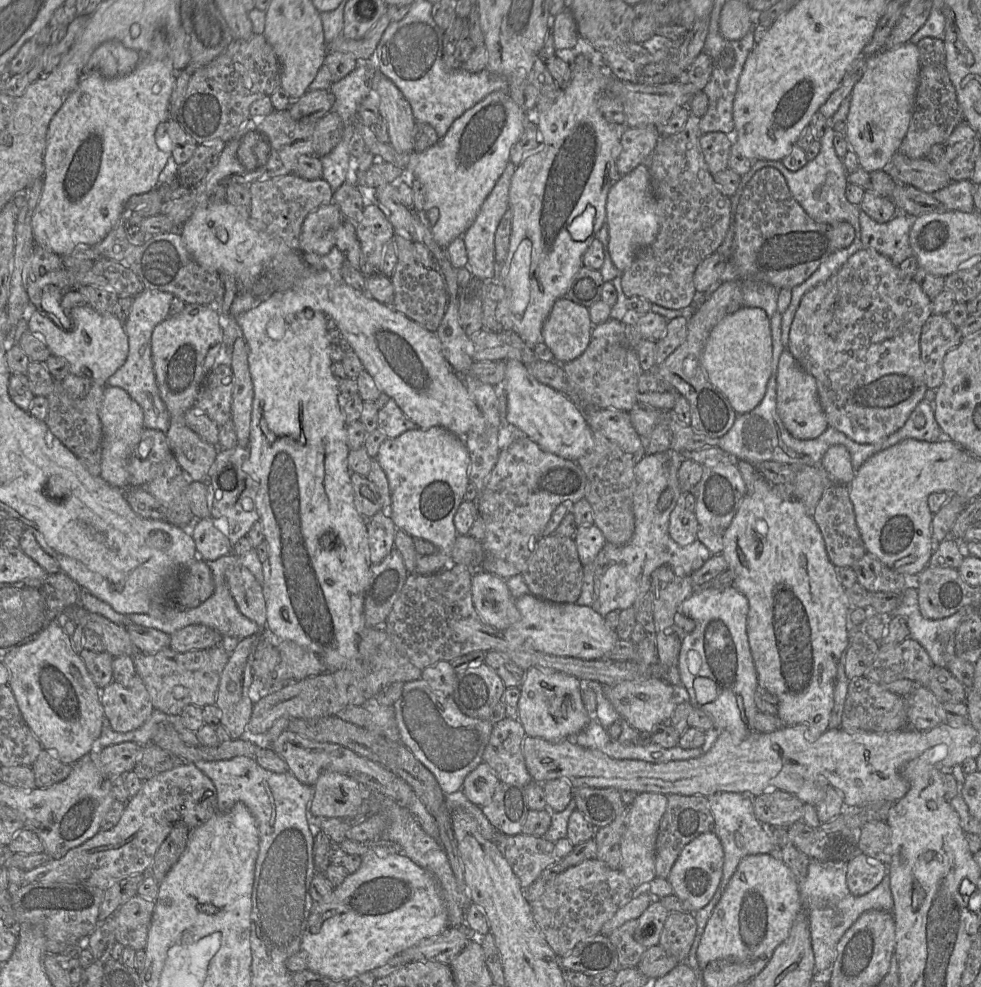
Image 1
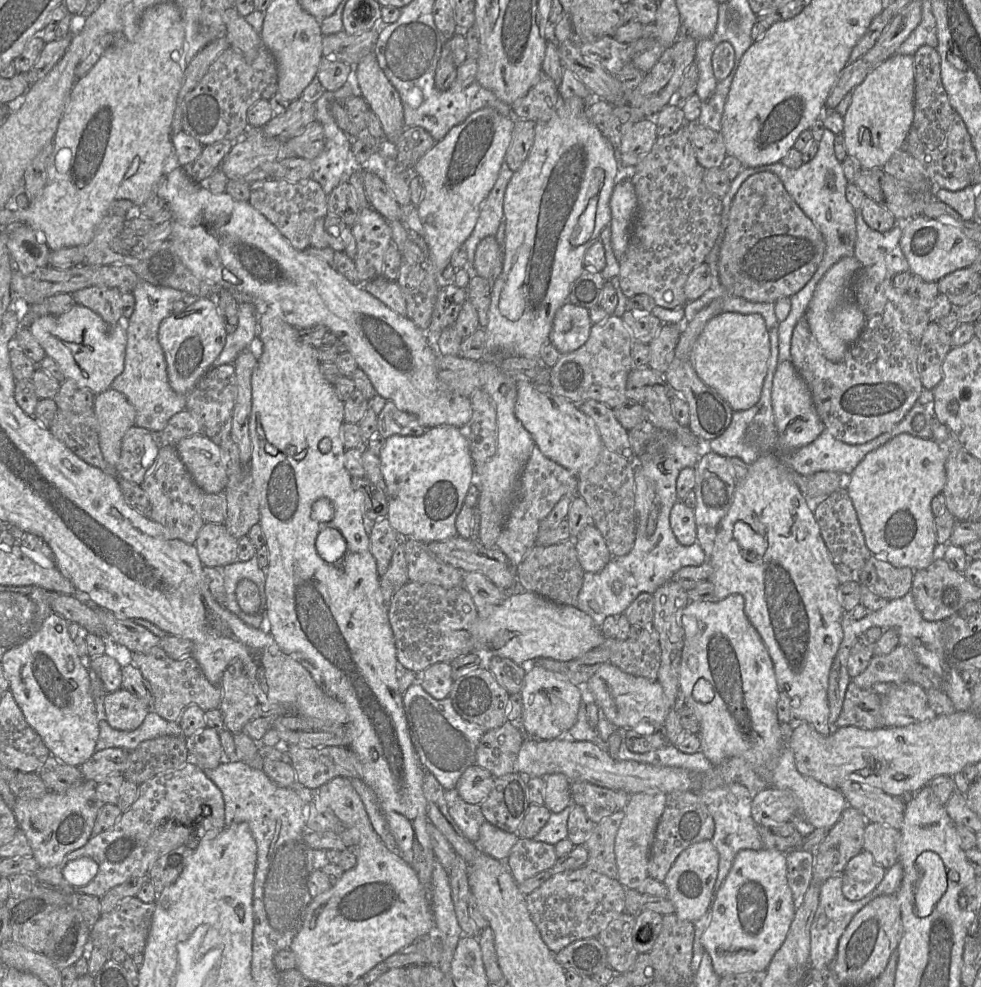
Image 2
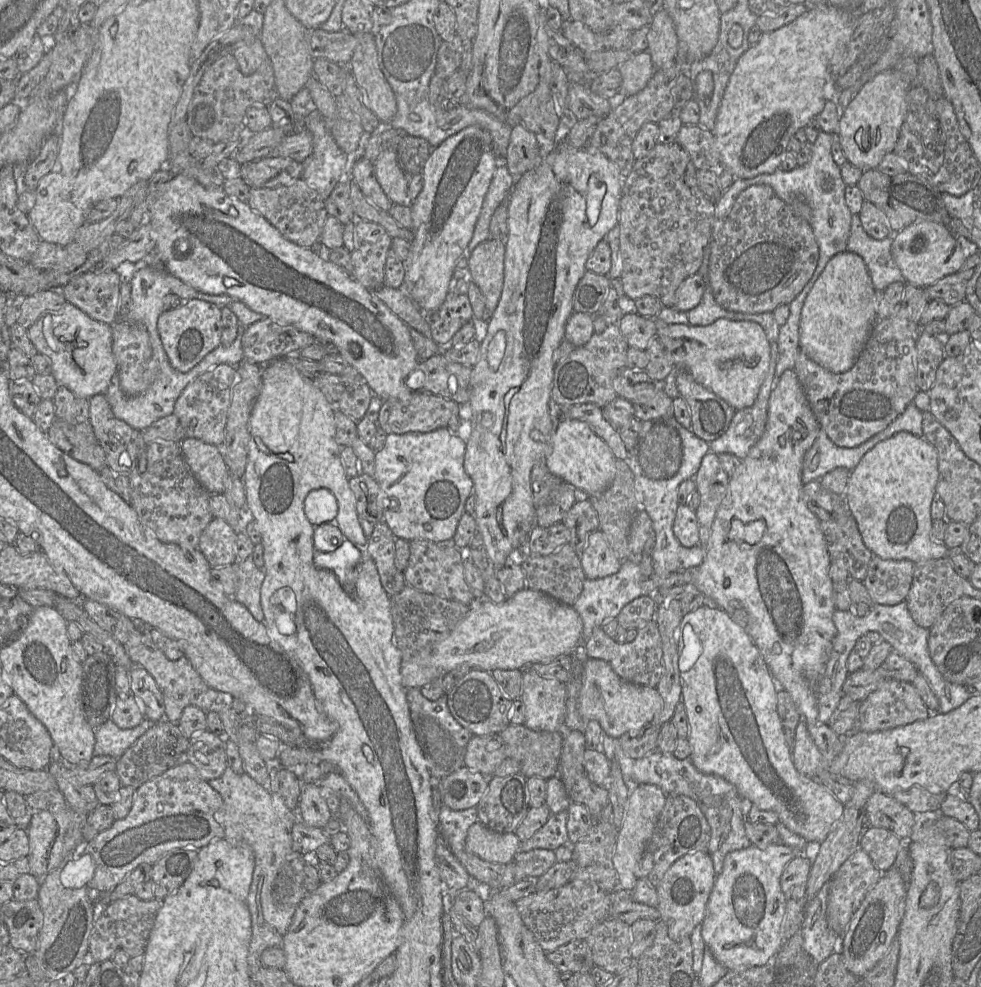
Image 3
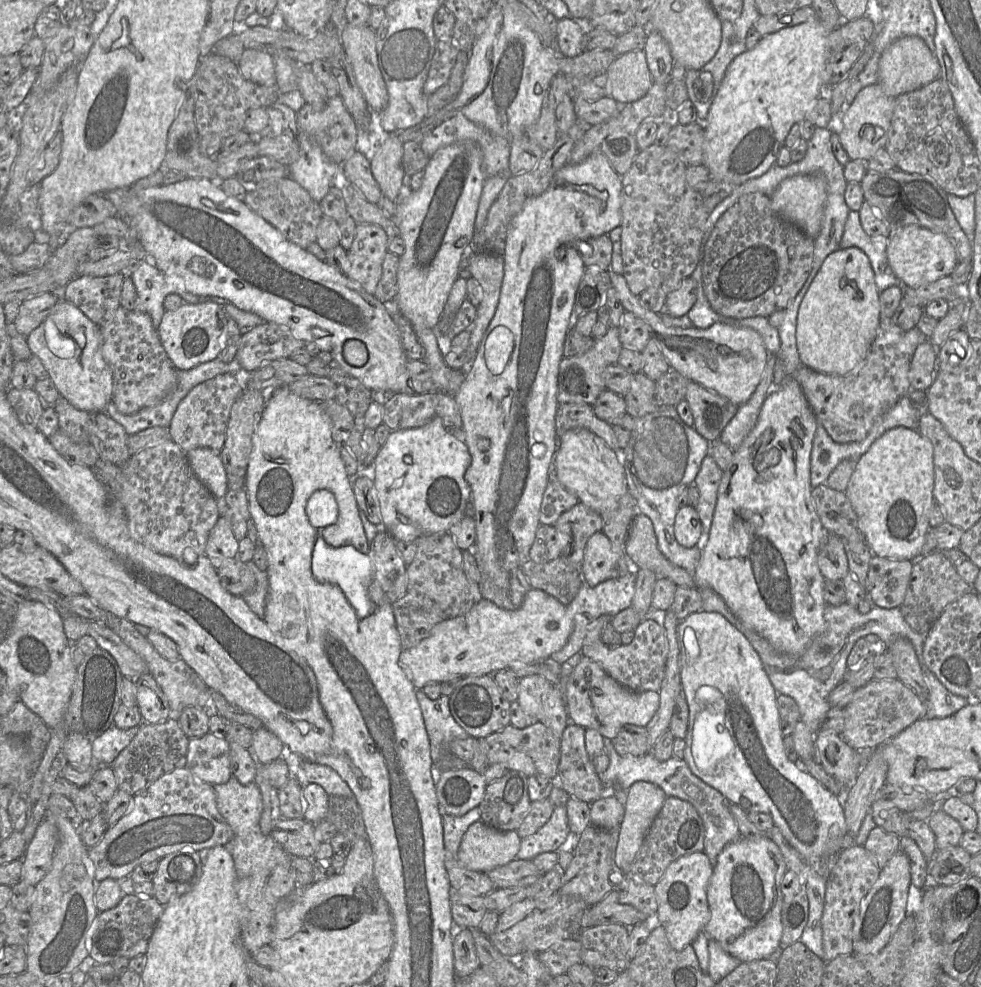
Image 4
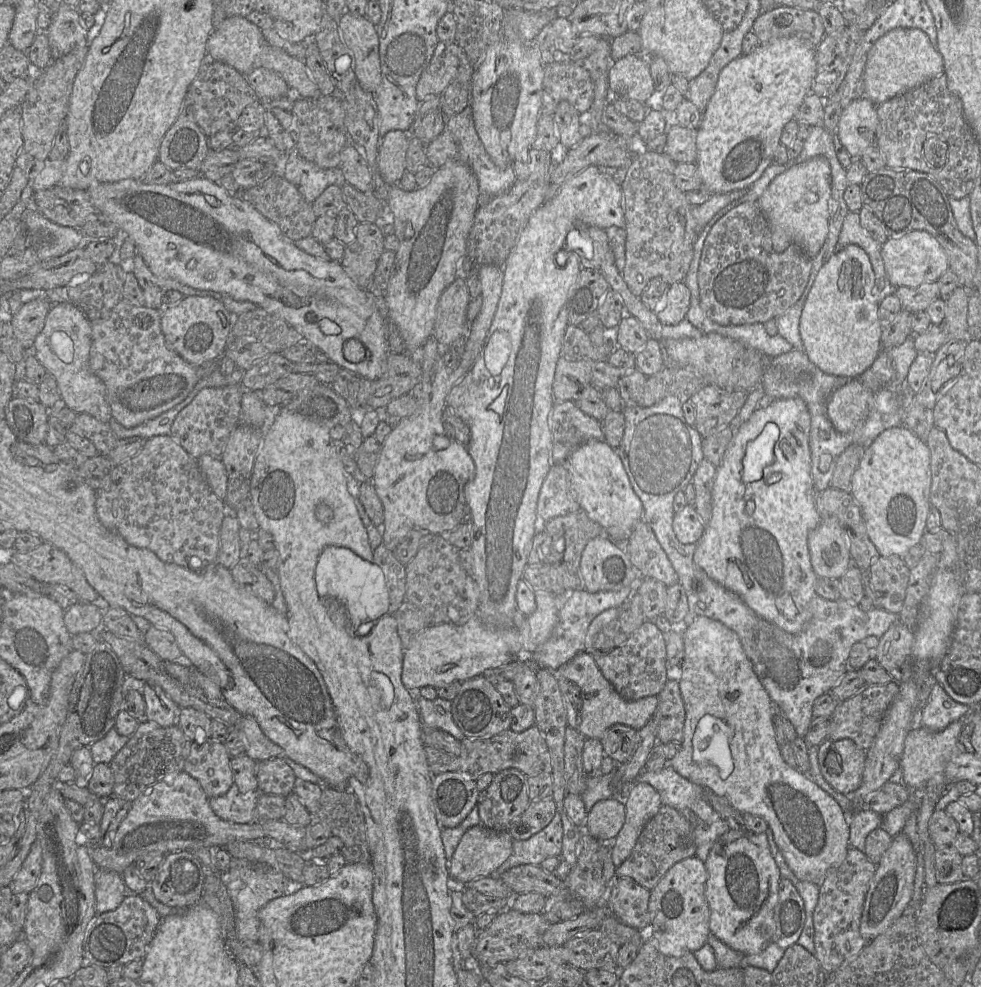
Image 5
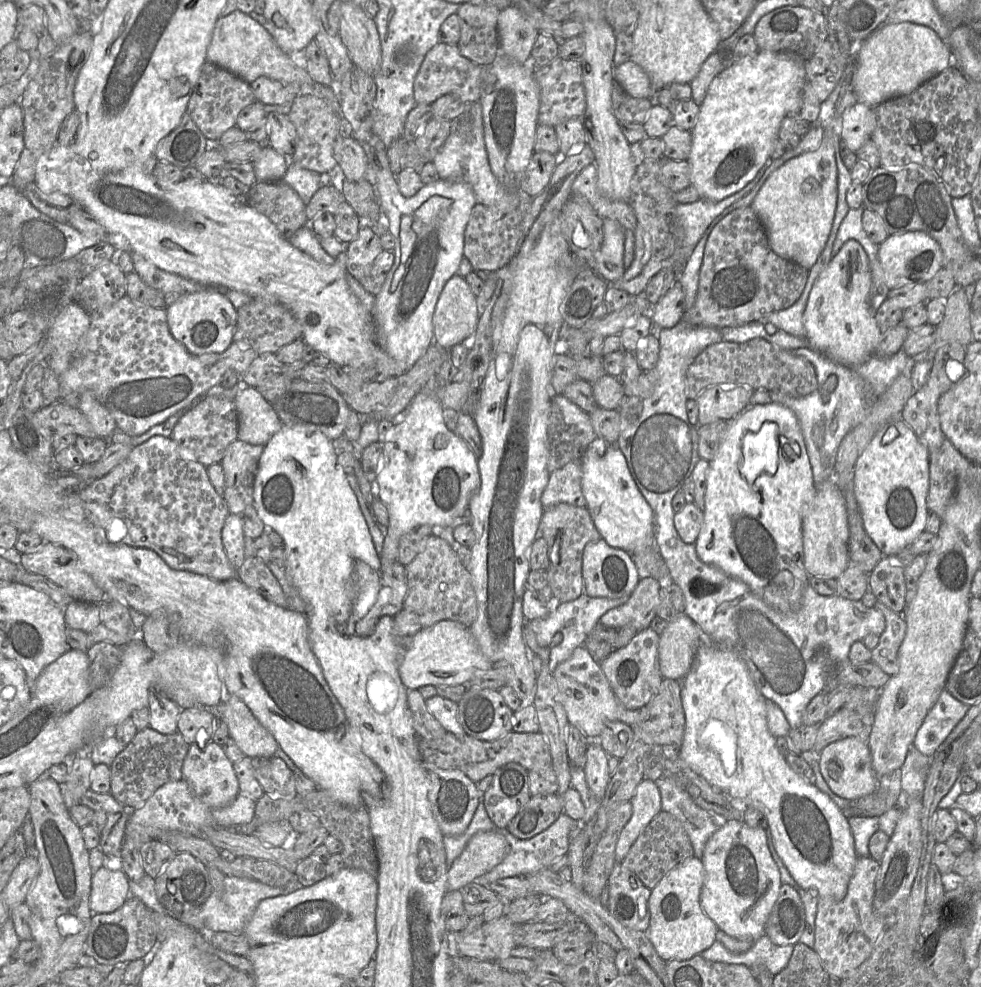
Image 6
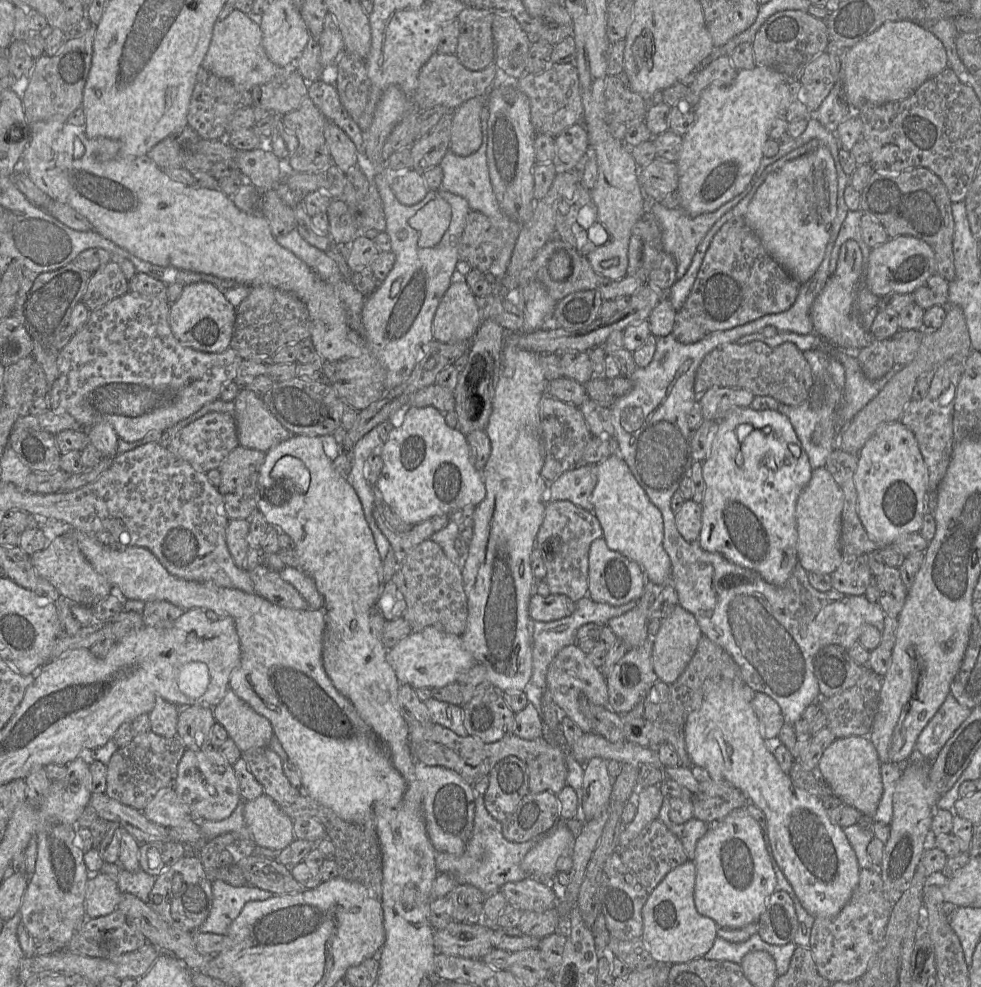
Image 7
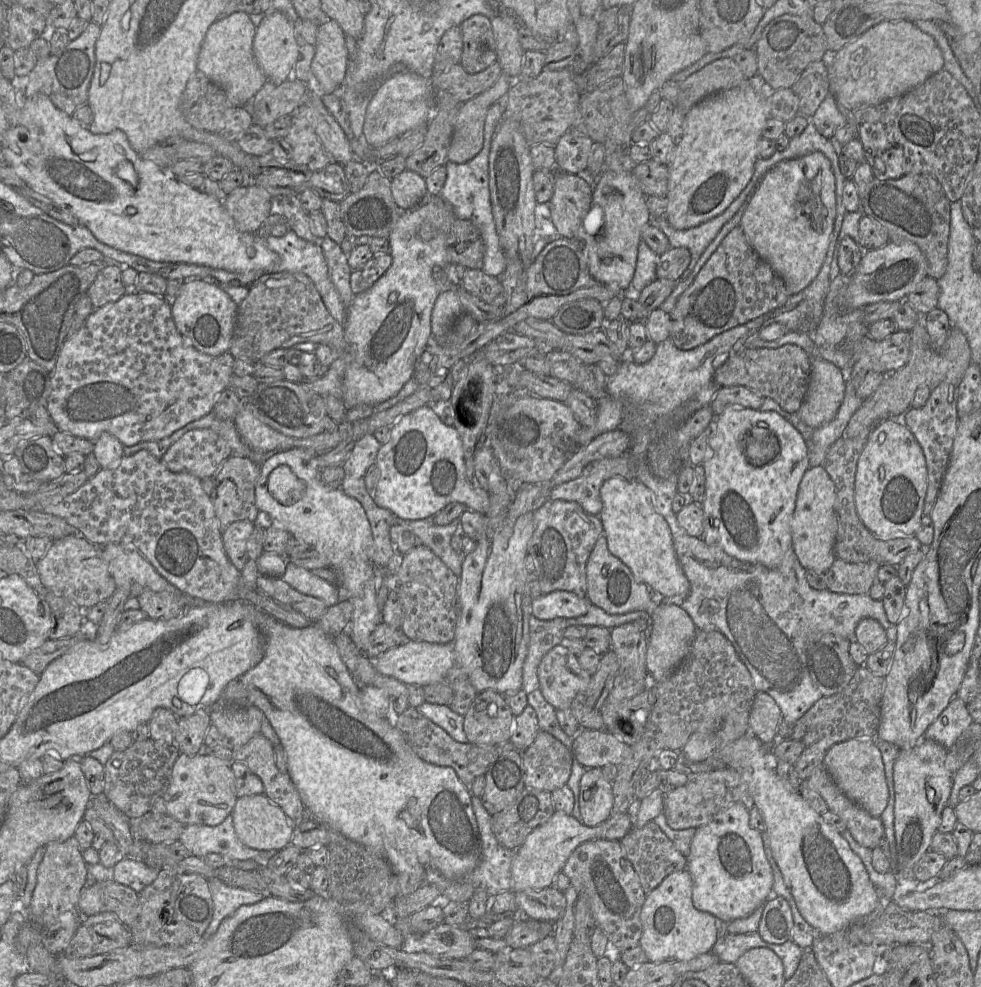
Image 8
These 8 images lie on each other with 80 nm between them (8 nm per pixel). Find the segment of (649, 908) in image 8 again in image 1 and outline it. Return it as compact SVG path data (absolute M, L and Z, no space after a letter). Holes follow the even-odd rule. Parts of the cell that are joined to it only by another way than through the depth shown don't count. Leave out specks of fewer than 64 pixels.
M714 832L700 834L682 849L667 880L674 894L687 903L689 912L695 913L713 898L721 881L723 862L723 847Z

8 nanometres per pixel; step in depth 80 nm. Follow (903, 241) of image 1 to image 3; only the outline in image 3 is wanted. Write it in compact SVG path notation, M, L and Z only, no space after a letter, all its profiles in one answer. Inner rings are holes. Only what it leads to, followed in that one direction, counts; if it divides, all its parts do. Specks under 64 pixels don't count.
M859 214L852 215L847 251L864 260L876 290L884 291L893 282L905 282L892 257L893 236L891 234L881 240L870 237L862 226Z

